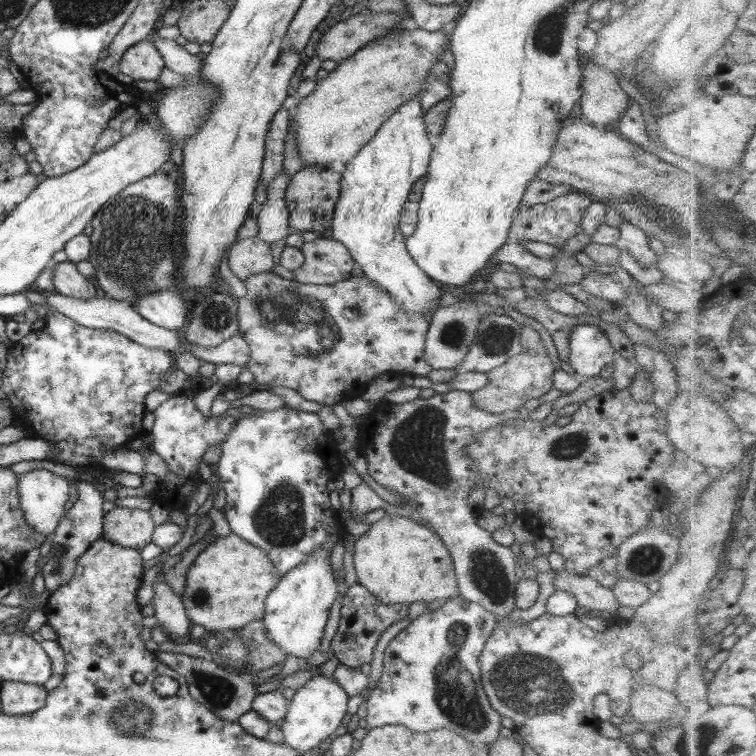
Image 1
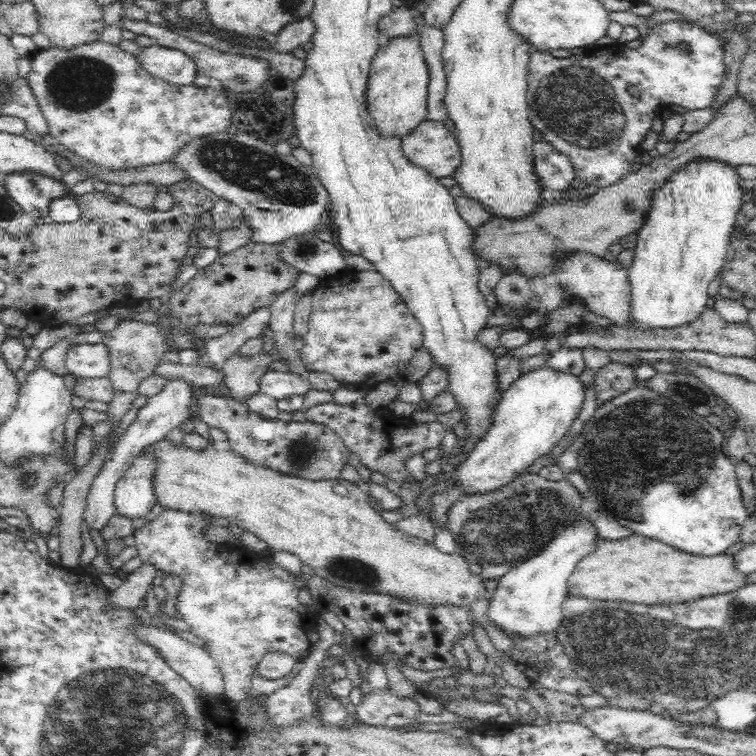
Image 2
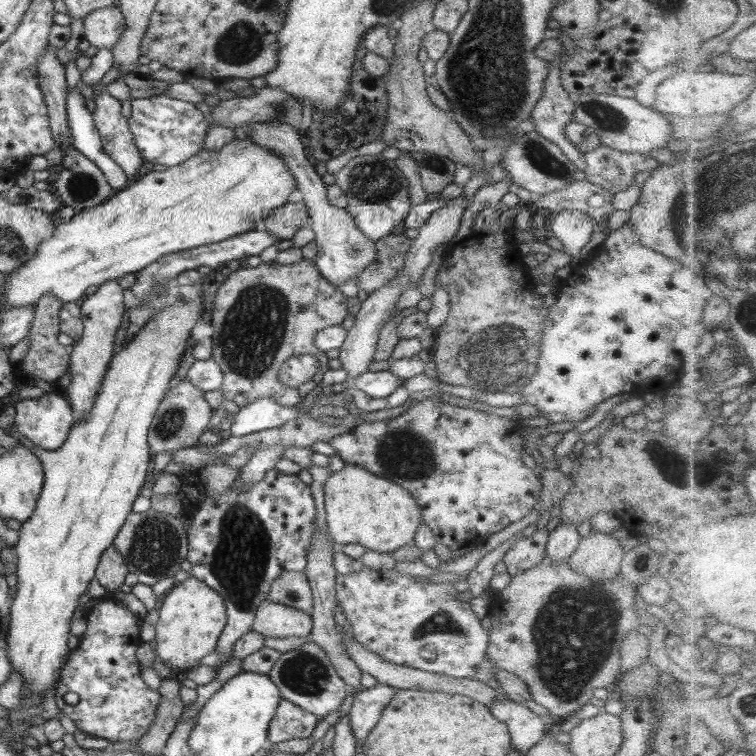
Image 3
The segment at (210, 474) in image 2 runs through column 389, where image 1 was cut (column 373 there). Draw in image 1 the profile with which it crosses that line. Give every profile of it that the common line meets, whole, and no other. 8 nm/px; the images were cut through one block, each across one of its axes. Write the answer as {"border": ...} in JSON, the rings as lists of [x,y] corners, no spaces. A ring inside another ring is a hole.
{"border":[[[386,514],[356,537],[353,550],[356,584],[365,587],[380,604],[408,606],[413,602],[429,603],[436,598],[447,600],[458,595],[449,551],[433,530],[417,521]]]}

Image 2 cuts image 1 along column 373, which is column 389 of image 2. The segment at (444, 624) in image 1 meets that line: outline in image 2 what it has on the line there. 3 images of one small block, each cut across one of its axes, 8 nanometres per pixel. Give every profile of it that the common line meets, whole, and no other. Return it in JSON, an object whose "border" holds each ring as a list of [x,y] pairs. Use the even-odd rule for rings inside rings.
{"border":[[[386,686],[363,694],[360,702],[355,704],[355,714],[359,722],[370,726],[397,729],[416,723],[418,716],[422,716],[422,711],[414,697],[397,697],[394,691]]]}

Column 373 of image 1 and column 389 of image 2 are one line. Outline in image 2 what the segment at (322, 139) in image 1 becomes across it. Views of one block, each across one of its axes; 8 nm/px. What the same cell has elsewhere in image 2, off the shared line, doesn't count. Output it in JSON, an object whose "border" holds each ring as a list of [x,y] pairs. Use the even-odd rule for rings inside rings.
{"border":[[[420,32],[395,36],[388,45],[380,47],[370,64],[366,107],[372,113],[379,130],[385,136],[410,134],[414,127],[427,119],[428,82],[430,69],[420,47]]]}

